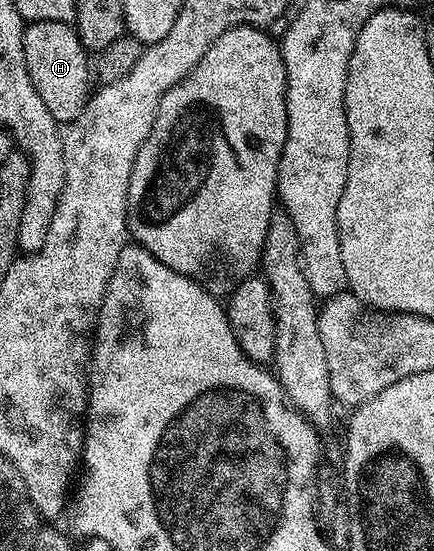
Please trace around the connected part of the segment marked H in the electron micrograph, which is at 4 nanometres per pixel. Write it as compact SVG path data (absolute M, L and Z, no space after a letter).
M31 21L22 31L22 50L32 87L44 99L44 107L59 123L76 120L92 96L92 61L86 58L88 50L82 46L77 28L64 21Z

